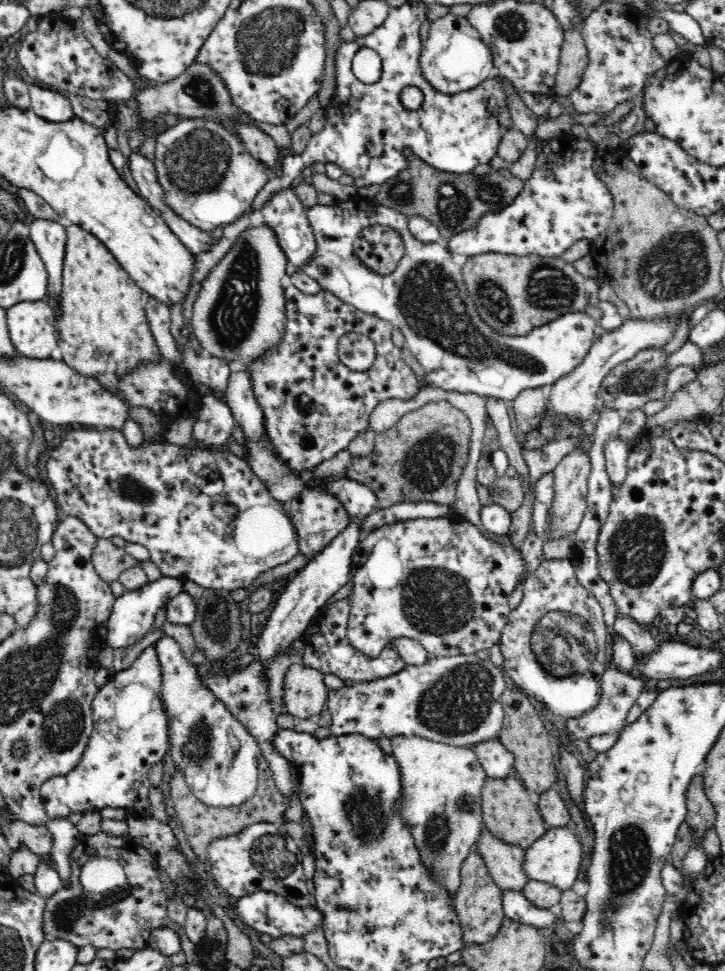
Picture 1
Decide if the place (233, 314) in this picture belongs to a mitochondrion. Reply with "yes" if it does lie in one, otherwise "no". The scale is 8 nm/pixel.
yes

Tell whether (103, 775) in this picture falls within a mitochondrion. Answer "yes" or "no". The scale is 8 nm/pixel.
no

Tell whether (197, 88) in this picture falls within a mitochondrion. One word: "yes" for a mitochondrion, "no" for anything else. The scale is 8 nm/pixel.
yes

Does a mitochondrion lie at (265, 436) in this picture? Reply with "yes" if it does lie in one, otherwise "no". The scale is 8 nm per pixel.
no

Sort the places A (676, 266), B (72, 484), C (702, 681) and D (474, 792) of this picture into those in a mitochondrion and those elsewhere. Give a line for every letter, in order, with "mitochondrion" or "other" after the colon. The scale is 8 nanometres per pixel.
A: mitochondrion
B: other
C: other
D: other

